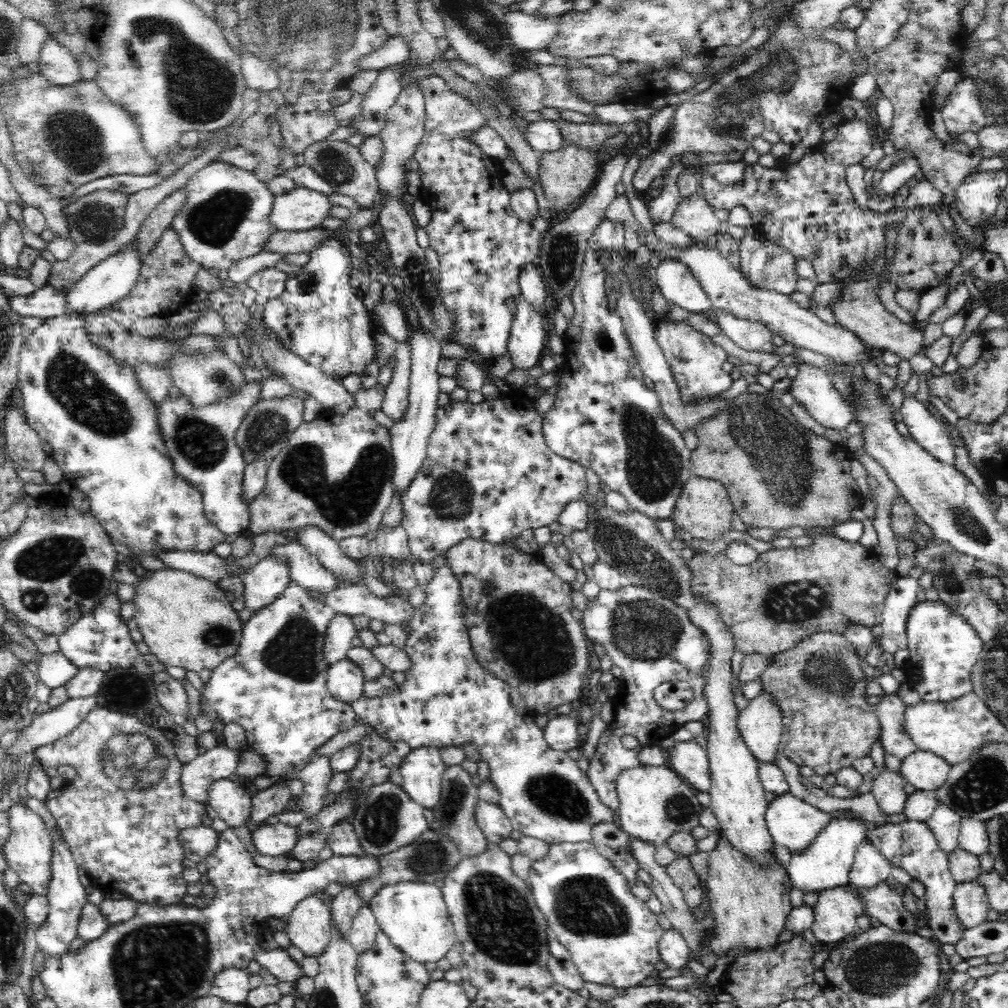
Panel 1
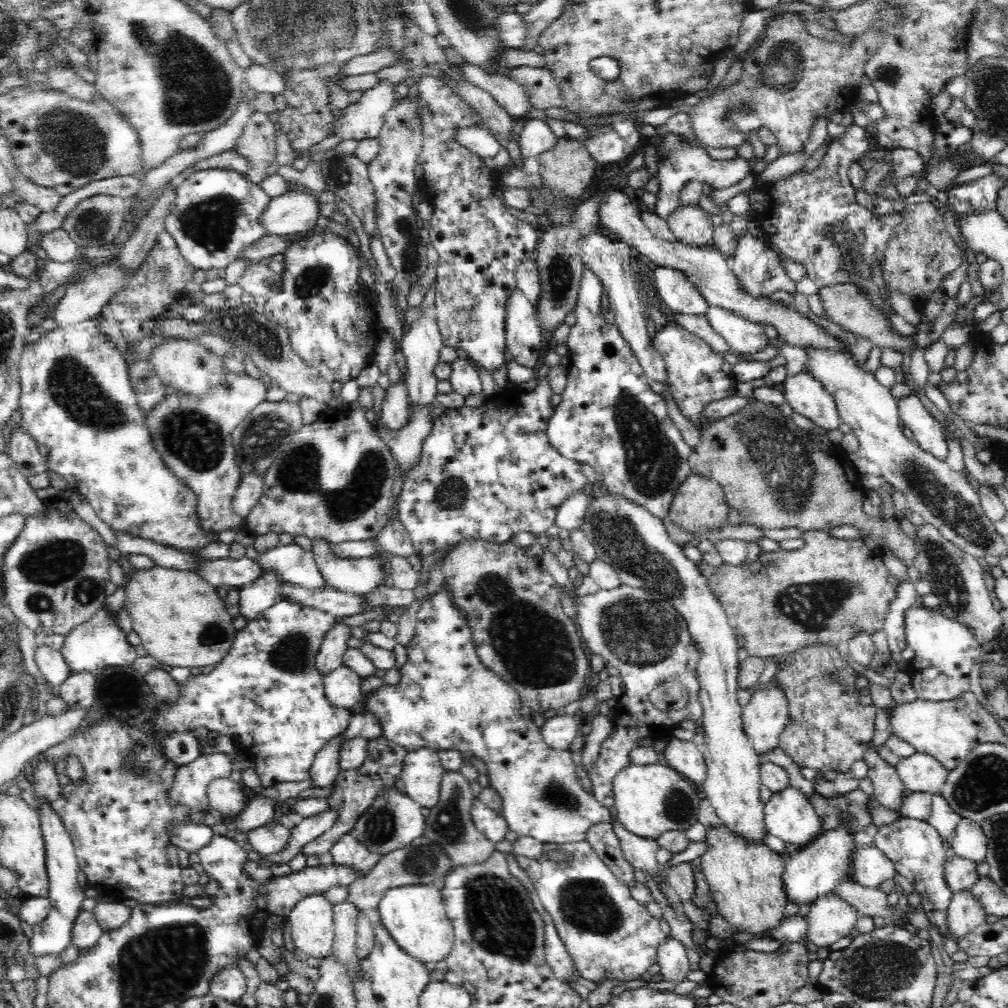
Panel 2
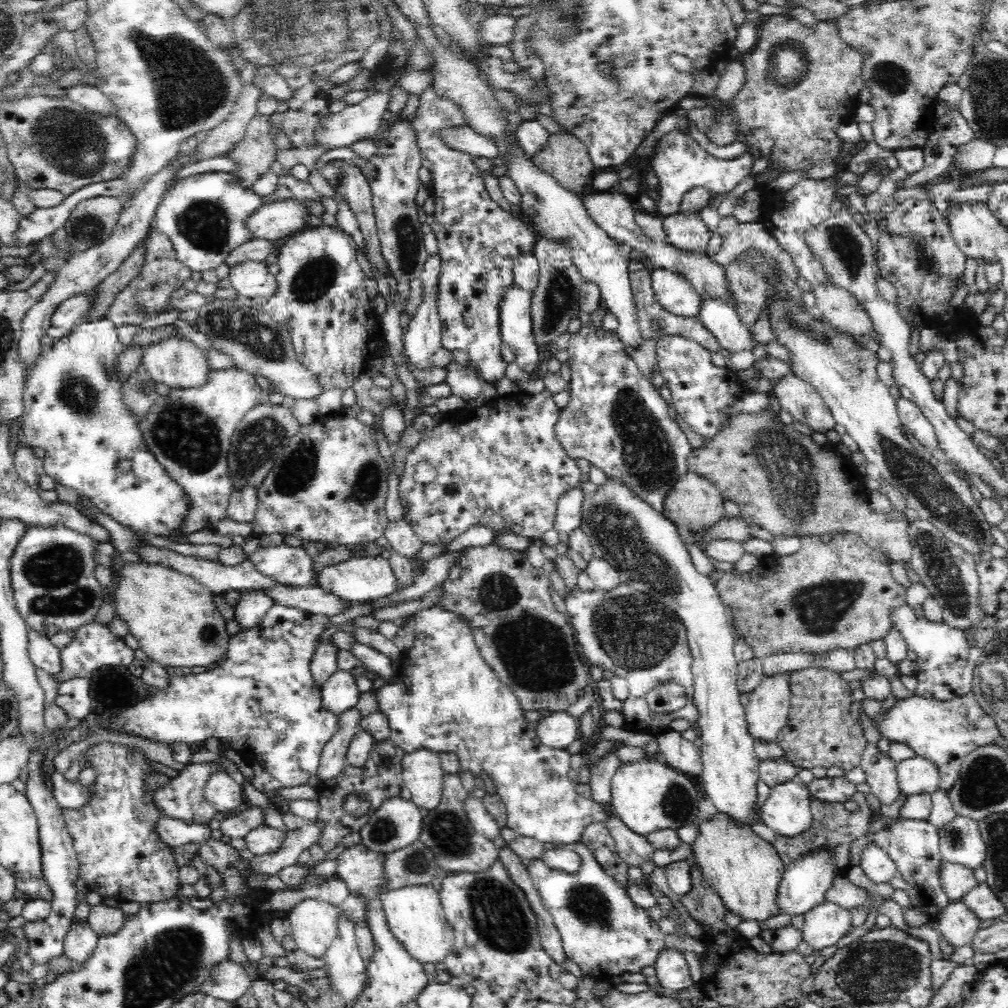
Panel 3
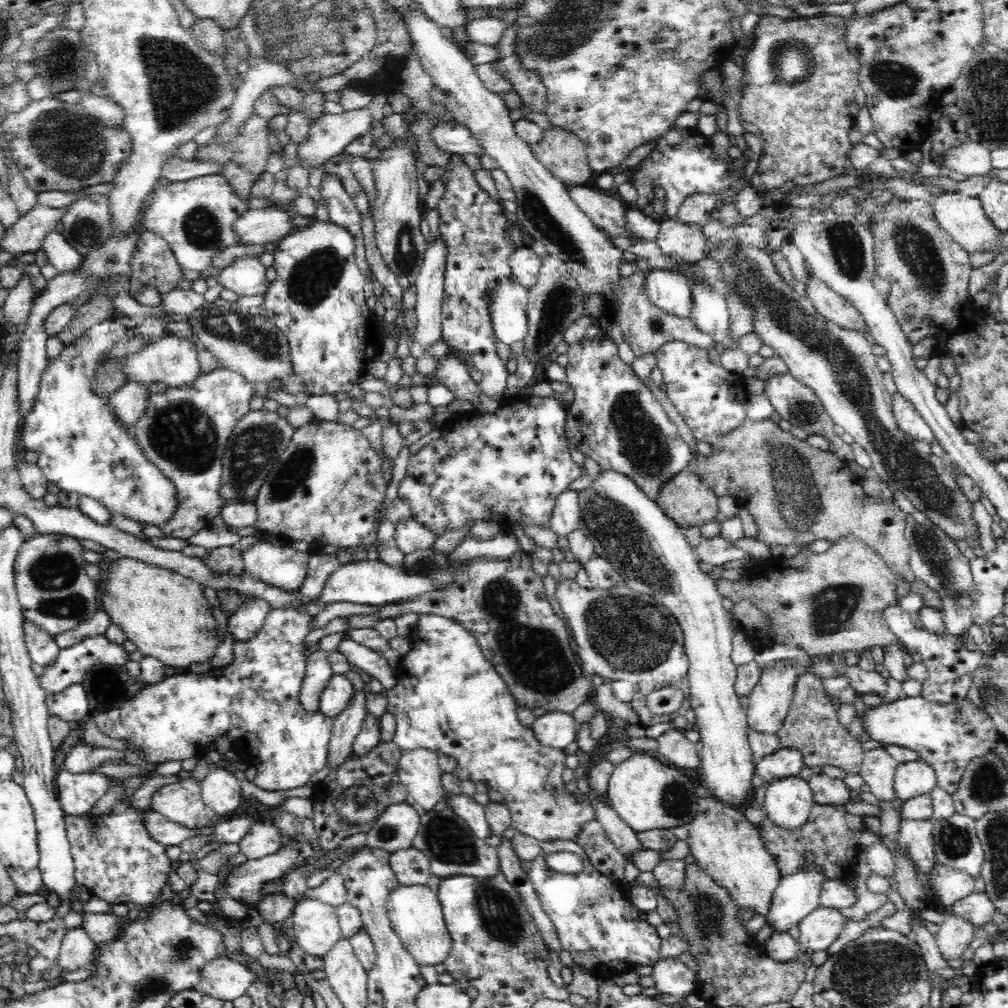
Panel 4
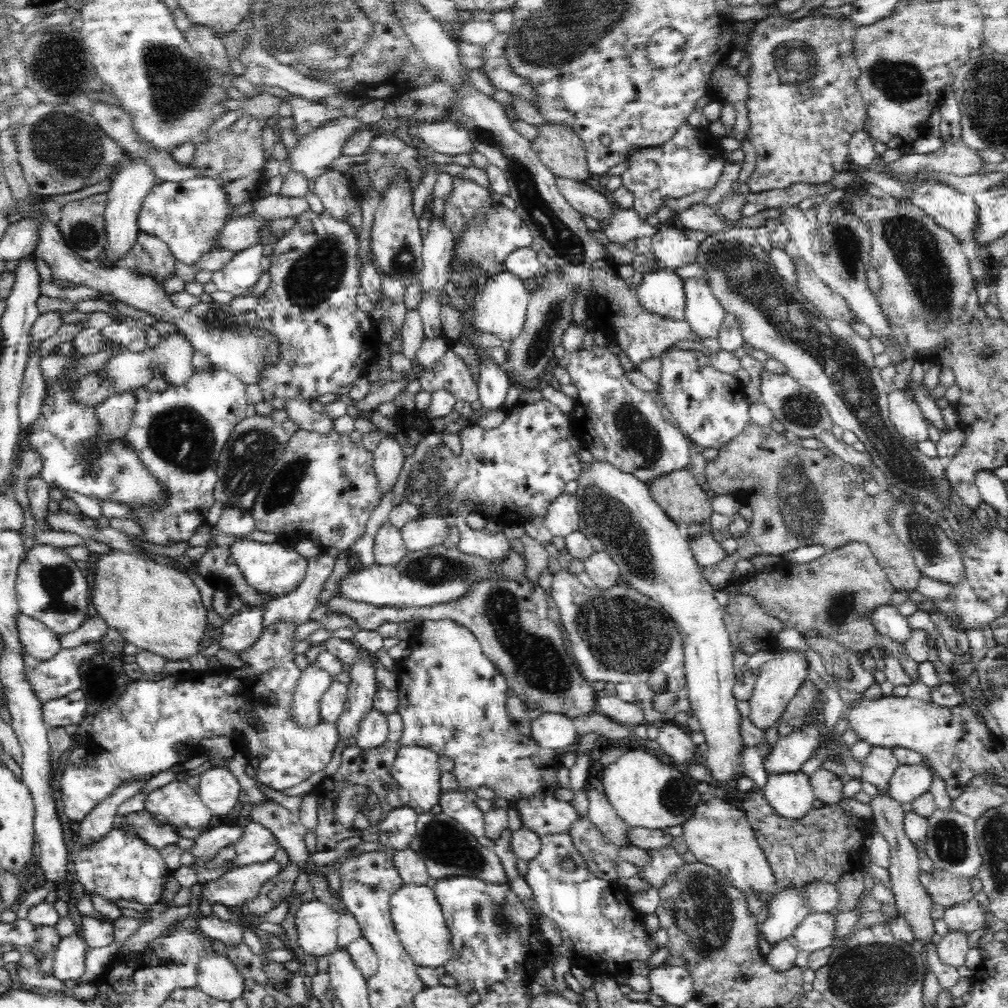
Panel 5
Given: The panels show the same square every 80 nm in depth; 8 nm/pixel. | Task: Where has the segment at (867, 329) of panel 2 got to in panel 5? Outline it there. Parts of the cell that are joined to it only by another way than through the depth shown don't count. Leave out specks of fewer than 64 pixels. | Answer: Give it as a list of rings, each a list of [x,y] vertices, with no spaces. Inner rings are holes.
[[[799,257],[795,261],[798,262],[795,265],[798,290],[814,304],[821,316],[850,324],[857,316],[849,307],[847,300],[826,286],[803,258]]]

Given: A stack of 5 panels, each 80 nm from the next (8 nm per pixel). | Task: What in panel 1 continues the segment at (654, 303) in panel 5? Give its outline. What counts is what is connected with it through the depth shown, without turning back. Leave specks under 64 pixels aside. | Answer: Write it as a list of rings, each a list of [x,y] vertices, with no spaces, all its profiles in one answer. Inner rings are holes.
[[[678,259],[663,260],[655,269],[657,285],[668,302],[690,313],[703,313],[711,307],[710,297],[706,296],[692,270]]]

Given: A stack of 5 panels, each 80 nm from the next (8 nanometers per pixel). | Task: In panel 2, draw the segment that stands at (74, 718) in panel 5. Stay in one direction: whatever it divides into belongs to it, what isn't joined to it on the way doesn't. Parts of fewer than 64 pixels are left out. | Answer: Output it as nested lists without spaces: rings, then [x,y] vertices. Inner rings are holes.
[[[88,671],[72,674],[60,684],[58,694],[70,708],[87,712],[96,694],[96,675]]]

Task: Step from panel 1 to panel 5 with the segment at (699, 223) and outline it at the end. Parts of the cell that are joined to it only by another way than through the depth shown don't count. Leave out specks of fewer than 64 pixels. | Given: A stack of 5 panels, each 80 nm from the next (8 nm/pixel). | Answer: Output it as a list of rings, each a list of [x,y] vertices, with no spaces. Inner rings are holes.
[[[677,223],[660,224],[657,233],[651,237],[655,258],[662,271],[674,271],[675,268],[694,264],[699,242],[687,238],[684,228]]]

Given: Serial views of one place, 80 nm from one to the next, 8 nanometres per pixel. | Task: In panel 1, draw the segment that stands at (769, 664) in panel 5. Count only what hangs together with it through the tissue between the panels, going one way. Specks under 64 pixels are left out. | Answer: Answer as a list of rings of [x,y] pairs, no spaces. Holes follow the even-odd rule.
[[[761,692],[739,712],[737,725],[756,760],[774,763],[783,729],[781,705],[777,700]]]

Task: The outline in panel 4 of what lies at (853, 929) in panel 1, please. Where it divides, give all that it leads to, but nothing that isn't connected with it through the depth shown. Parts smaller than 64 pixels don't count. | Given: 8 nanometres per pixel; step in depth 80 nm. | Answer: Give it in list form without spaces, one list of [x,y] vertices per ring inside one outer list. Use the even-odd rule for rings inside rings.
[[[817,907],[806,918],[800,920],[798,944],[814,954],[824,953],[836,940],[848,919],[836,908]]]

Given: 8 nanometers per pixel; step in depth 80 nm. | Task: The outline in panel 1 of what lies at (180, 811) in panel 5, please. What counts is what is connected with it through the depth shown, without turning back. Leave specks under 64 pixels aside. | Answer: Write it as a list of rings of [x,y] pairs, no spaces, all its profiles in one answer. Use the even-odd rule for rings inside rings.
[[[217,747],[207,750],[183,765],[180,776],[180,788],[186,797],[206,804],[210,784],[215,780],[227,779],[236,773],[240,754],[245,750]]]

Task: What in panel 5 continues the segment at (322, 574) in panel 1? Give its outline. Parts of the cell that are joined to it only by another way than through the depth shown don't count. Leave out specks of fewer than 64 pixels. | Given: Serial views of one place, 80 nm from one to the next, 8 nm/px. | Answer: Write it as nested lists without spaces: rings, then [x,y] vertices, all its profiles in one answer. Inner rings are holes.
[[[236,540],[230,544],[230,558],[238,565],[248,585],[262,595],[280,596],[292,592],[307,572],[308,559],[277,542],[266,544],[254,540]]]

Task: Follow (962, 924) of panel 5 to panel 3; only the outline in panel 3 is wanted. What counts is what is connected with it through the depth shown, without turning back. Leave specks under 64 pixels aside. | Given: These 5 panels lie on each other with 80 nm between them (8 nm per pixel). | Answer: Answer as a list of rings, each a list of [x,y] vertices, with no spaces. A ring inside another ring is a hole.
[[[987,882],[978,884],[962,900],[963,903],[967,904],[967,910],[982,921],[988,919],[995,920],[997,917],[1007,913],[1006,905],[994,894]]]

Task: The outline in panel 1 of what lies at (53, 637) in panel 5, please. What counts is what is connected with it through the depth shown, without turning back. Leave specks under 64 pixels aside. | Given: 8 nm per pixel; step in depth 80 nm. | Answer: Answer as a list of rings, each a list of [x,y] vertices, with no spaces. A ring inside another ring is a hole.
[[[60,651],[50,655],[42,655],[38,661],[39,680],[44,683],[44,686],[52,689],[66,684],[79,671],[79,668],[67,660]]]

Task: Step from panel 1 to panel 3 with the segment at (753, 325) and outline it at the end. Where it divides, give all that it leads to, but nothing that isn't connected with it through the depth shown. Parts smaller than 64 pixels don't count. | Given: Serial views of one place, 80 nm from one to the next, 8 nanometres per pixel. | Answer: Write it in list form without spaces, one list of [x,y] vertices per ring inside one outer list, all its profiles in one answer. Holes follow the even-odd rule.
[[[712,296],[700,297],[702,304],[699,305],[698,320],[714,334],[722,348],[731,353],[754,350],[753,326],[742,322],[732,305]]]

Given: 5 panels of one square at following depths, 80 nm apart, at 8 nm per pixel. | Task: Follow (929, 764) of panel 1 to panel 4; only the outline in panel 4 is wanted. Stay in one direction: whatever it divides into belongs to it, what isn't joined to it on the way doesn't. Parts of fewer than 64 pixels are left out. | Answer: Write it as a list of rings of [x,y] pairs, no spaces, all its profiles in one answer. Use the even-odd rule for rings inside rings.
[[[923,760],[899,764],[895,770],[894,792],[901,801],[930,793],[937,786],[936,771]]]

